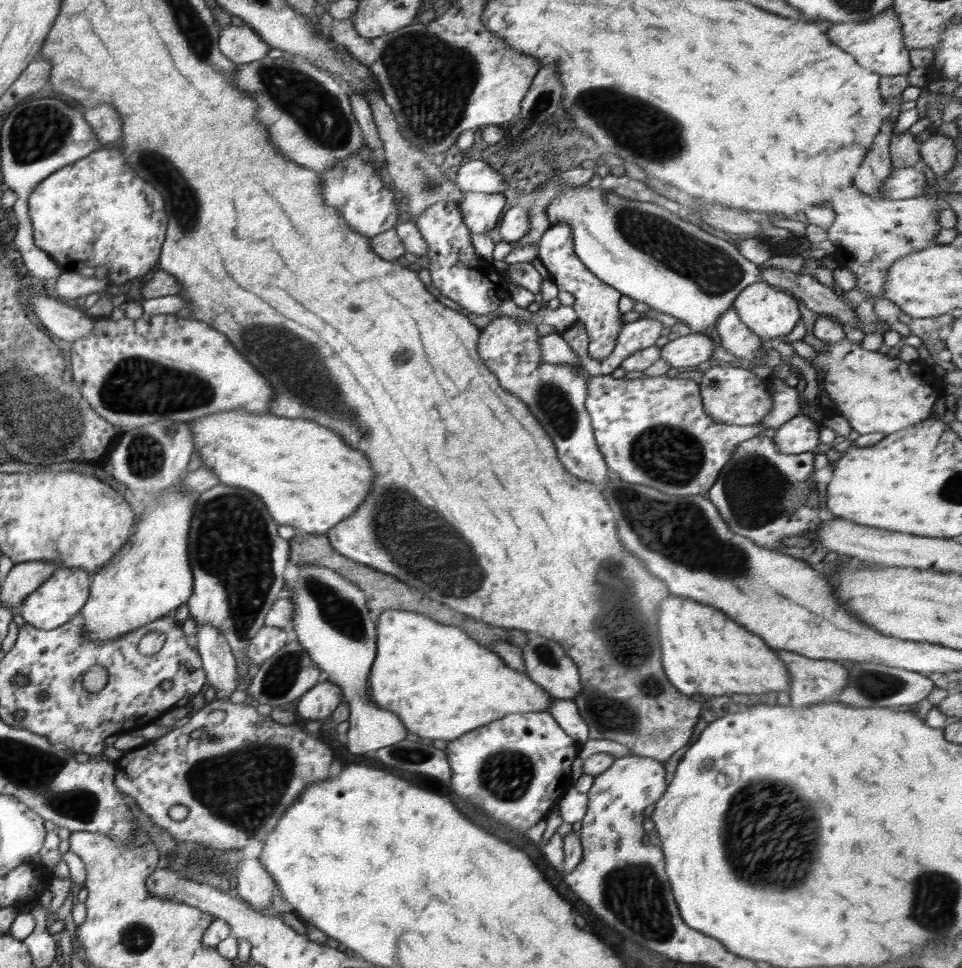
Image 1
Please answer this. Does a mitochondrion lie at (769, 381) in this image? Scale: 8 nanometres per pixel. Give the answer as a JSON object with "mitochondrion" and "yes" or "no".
{"mitochondrion":"no"}

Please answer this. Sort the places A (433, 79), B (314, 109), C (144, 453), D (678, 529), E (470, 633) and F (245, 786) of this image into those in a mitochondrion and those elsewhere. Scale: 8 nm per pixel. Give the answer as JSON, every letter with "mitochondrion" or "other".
{"A":"mitochondrion","B":"mitochondrion","C":"mitochondrion","D":"mitochondrion","E":"other","F":"mitochondrion"}

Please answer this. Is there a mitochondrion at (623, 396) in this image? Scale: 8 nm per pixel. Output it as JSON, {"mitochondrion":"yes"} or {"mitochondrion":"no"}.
{"mitochondrion":"no"}

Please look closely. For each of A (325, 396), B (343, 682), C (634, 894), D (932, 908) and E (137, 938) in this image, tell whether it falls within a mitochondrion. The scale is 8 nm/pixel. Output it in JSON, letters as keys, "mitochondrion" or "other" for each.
{"A":"mitochondrion","B":"other","C":"mitochondrion","D":"mitochondrion","E":"mitochondrion"}

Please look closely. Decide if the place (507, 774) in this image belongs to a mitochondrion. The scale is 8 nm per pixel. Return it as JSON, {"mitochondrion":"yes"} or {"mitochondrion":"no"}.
{"mitochondrion":"yes"}

